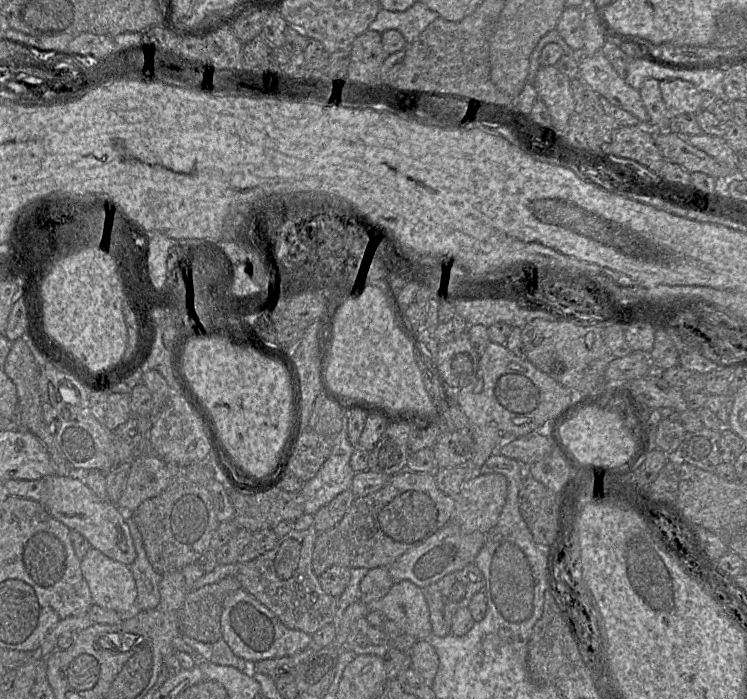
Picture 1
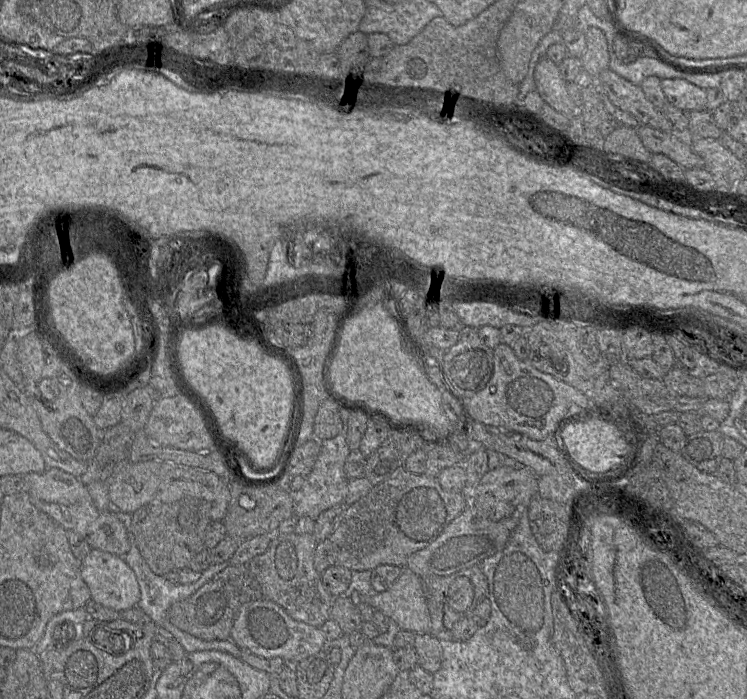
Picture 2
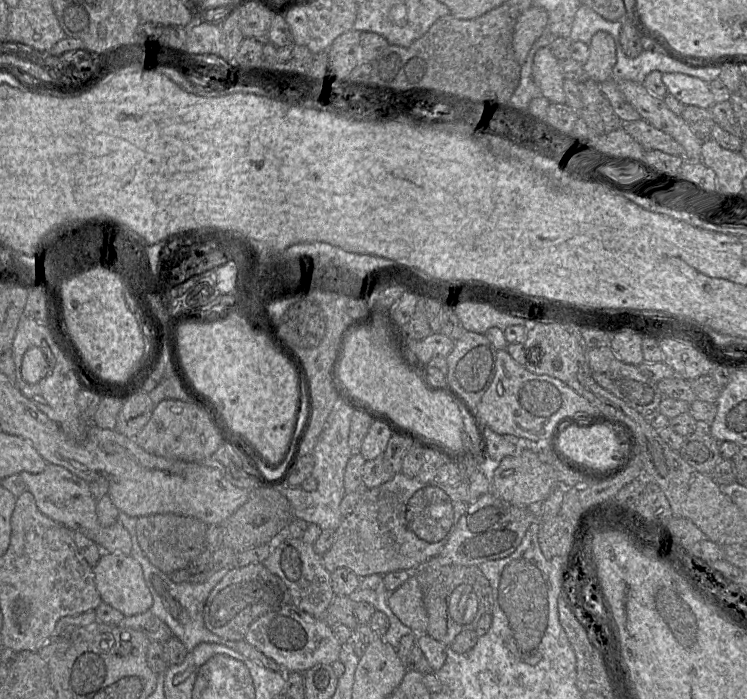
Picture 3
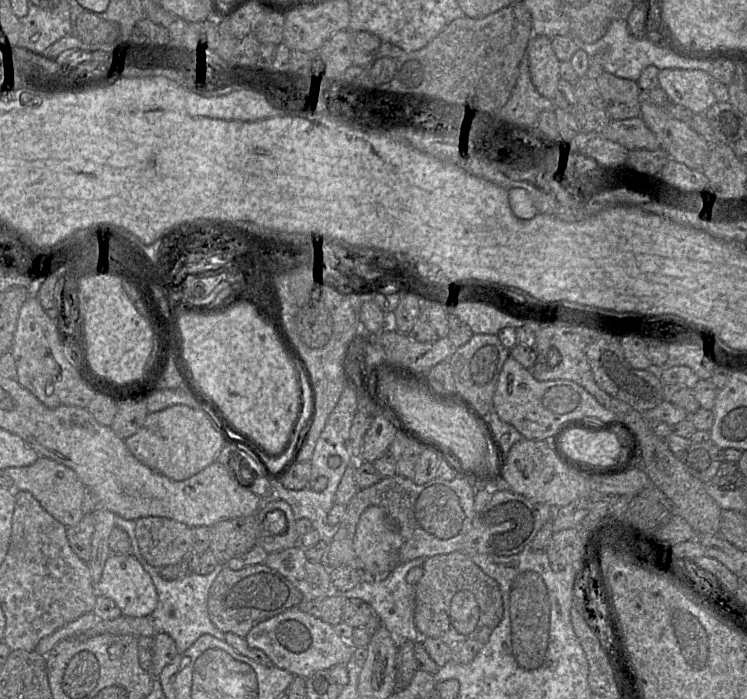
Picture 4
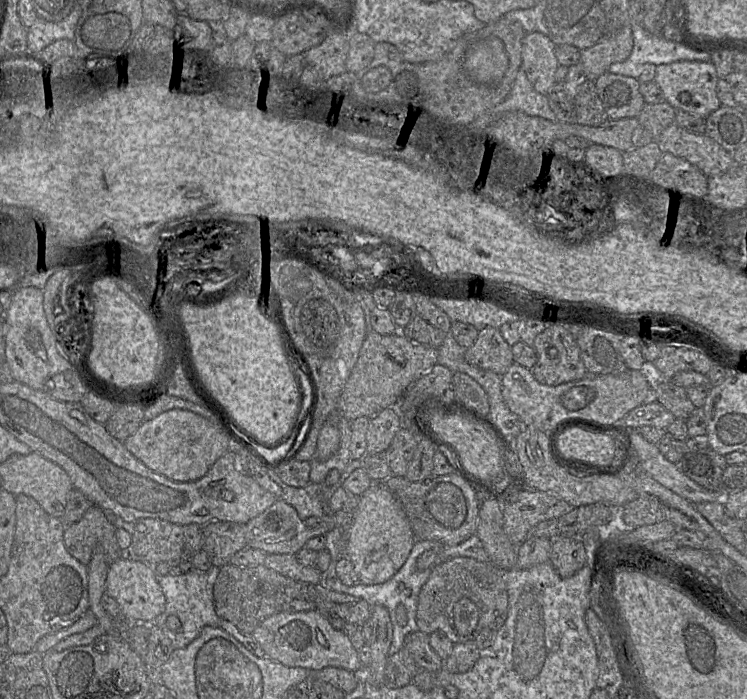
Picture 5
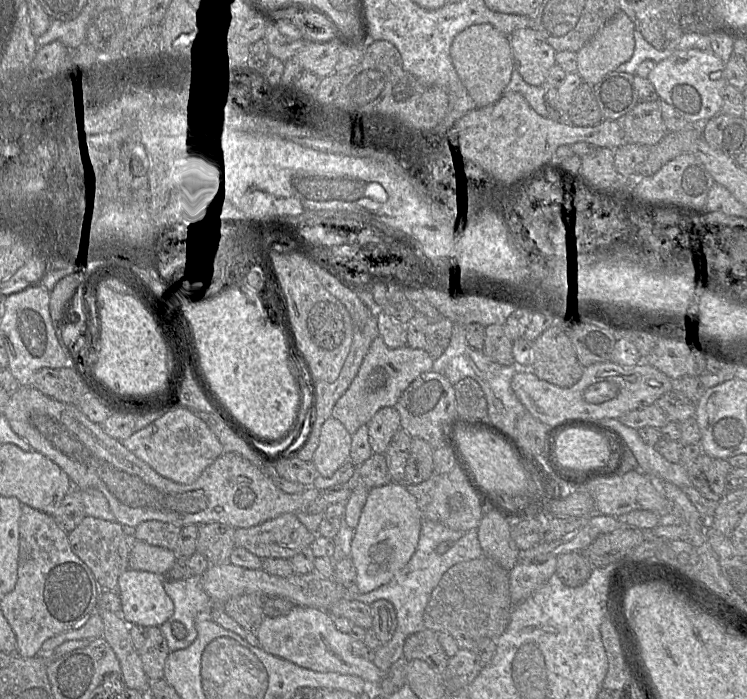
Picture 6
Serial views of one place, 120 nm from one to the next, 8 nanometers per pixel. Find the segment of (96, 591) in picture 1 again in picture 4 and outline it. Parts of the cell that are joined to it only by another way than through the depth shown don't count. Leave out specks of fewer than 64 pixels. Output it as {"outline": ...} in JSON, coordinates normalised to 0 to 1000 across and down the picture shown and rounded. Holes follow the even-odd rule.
{"outline":[[[175,791],[146,795],[129,845],[133,851],[151,858],[166,881],[199,881],[212,866],[212,850],[202,824]]]}

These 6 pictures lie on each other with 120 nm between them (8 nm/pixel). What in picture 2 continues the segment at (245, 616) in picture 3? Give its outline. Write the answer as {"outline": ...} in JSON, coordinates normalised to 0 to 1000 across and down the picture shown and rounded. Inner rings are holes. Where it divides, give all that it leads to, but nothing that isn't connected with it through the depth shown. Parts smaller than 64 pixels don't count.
{"outline":[[[331,807],[308,808],[276,833],[254,854],[228,867],[222,873],[222,883],[234,897],[262,913],[276,917],[304,916],[308,914],[309,900],[321,870],[332,861],[352,856],[349,838]]]}

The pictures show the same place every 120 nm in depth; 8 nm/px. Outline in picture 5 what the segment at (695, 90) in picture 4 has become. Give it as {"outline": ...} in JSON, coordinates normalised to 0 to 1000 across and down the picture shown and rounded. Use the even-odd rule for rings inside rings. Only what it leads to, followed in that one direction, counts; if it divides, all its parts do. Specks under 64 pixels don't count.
{"outline":[[[914,86],[878,94],[874,116],[888,132],[890,144],[901,155],[945,169],[965,152],[959,133],[961,113],[959,97],[952,87]]]}

